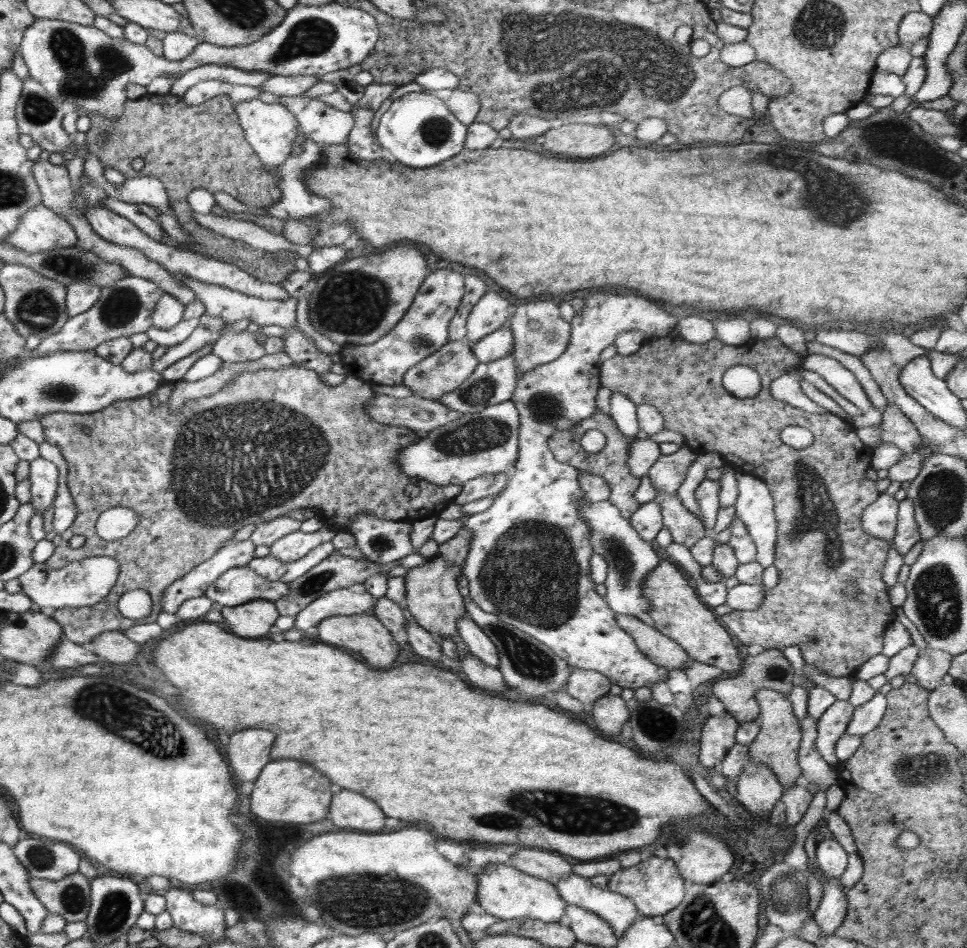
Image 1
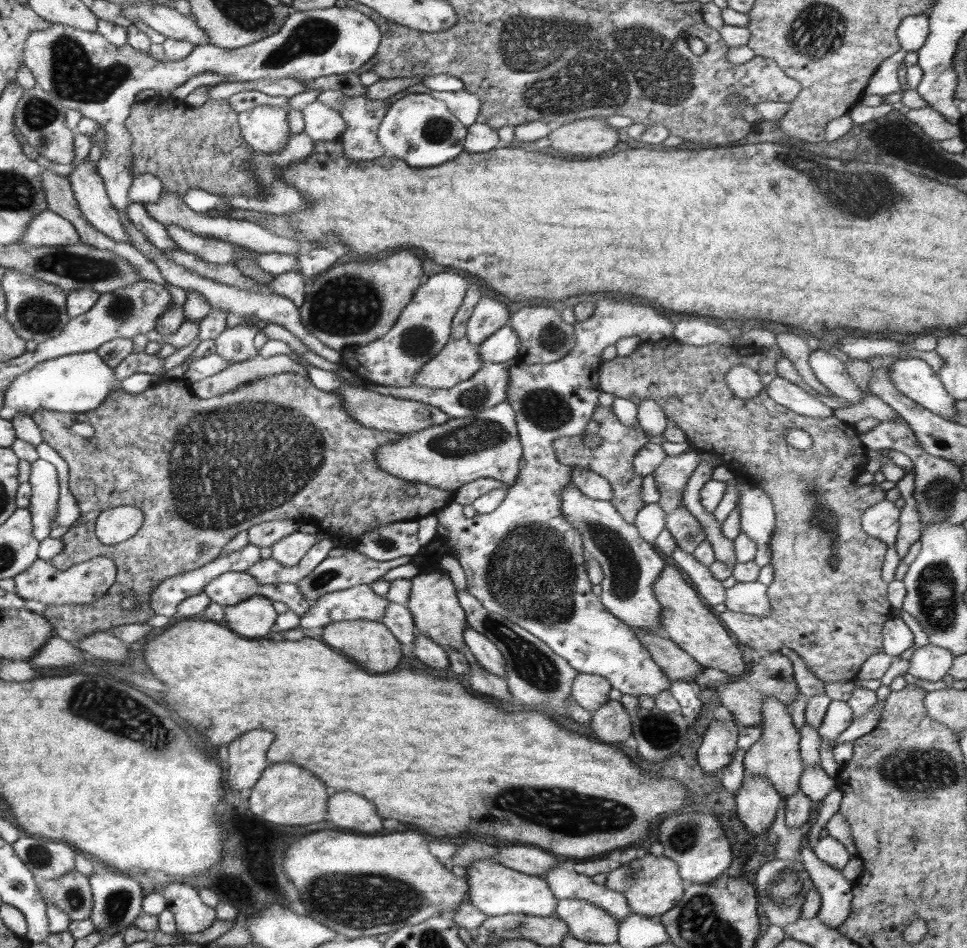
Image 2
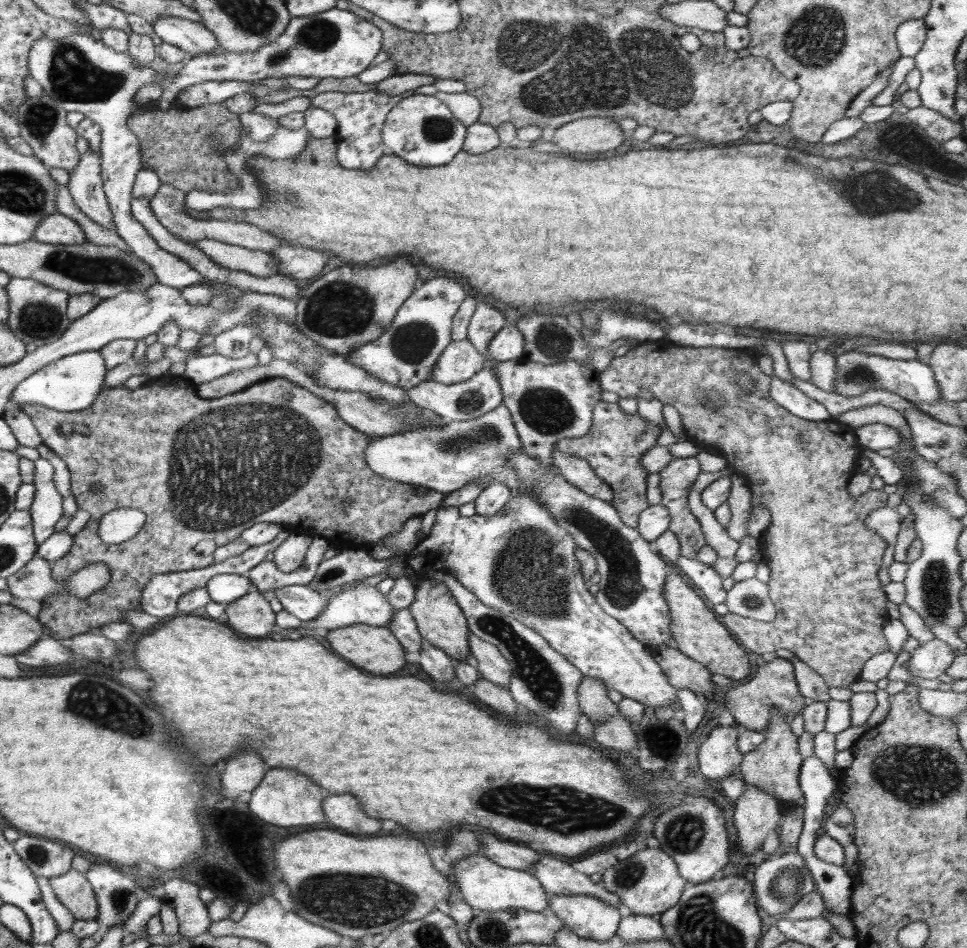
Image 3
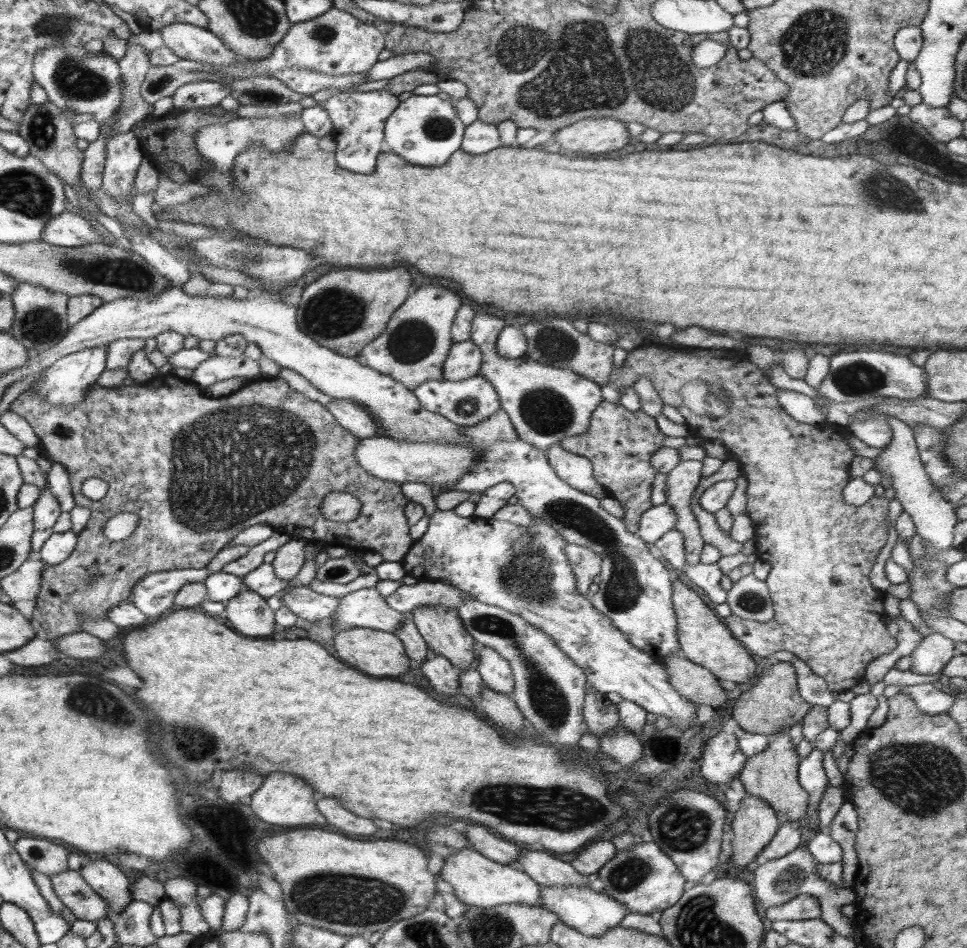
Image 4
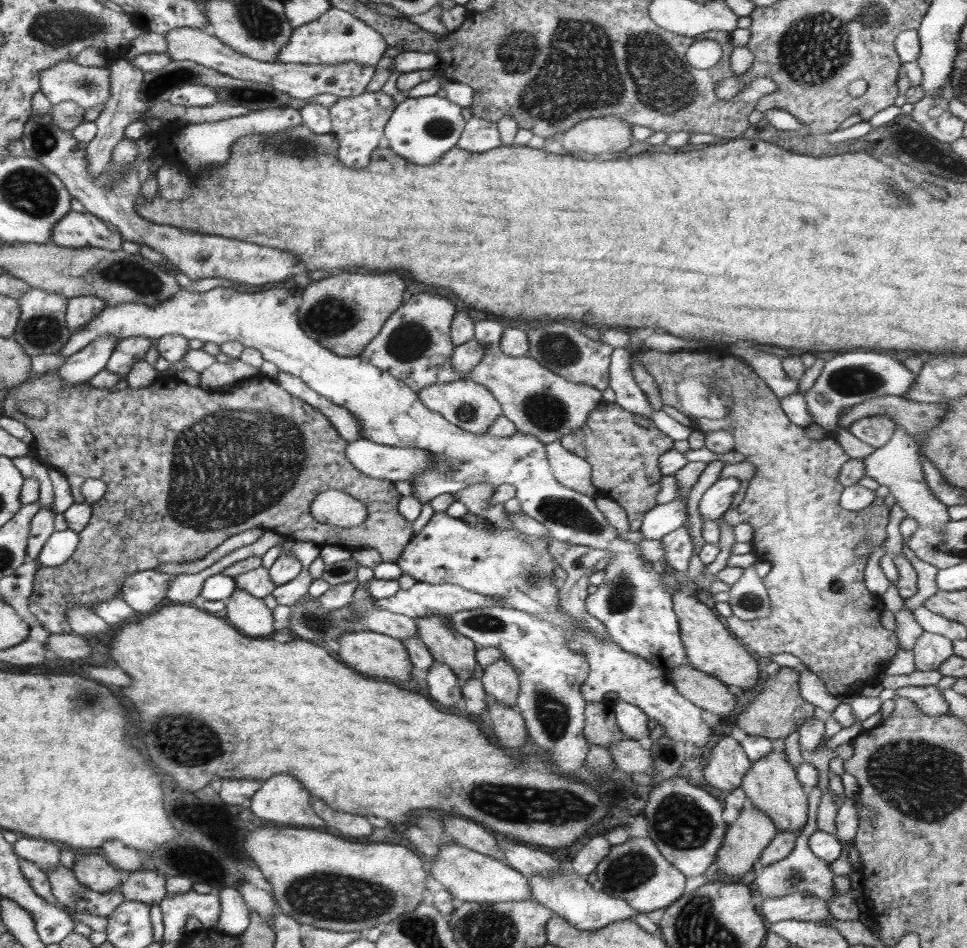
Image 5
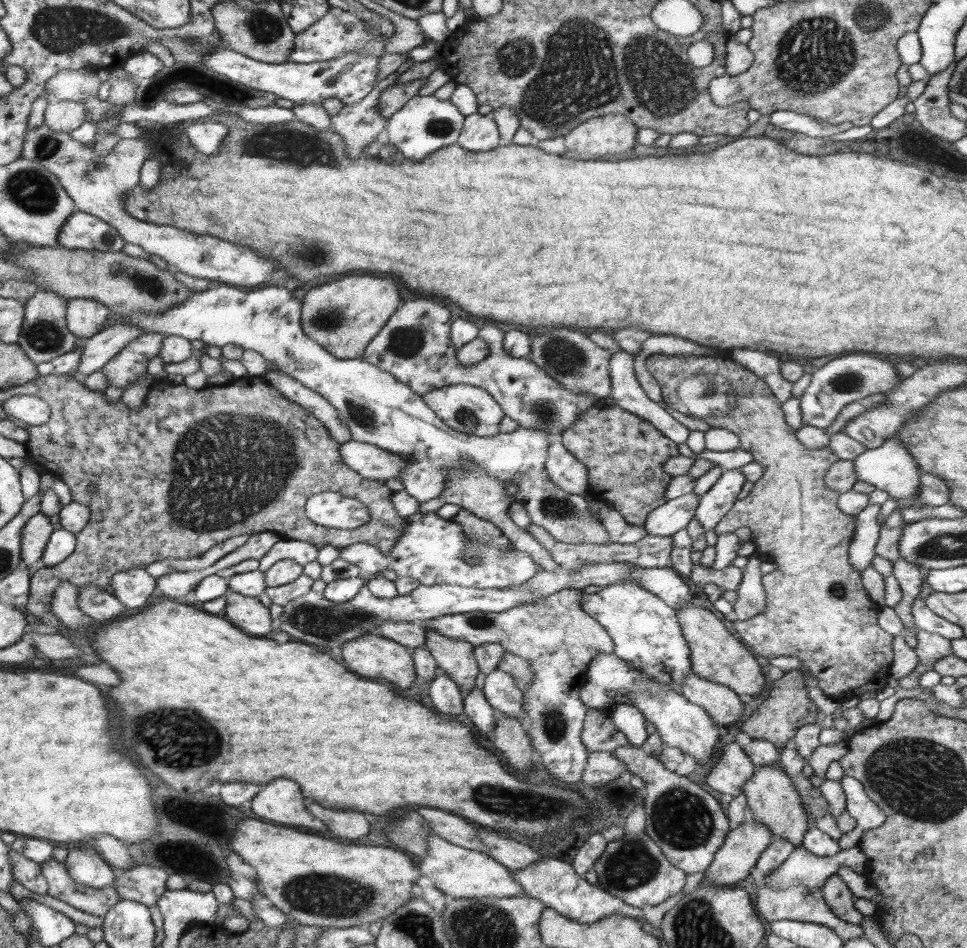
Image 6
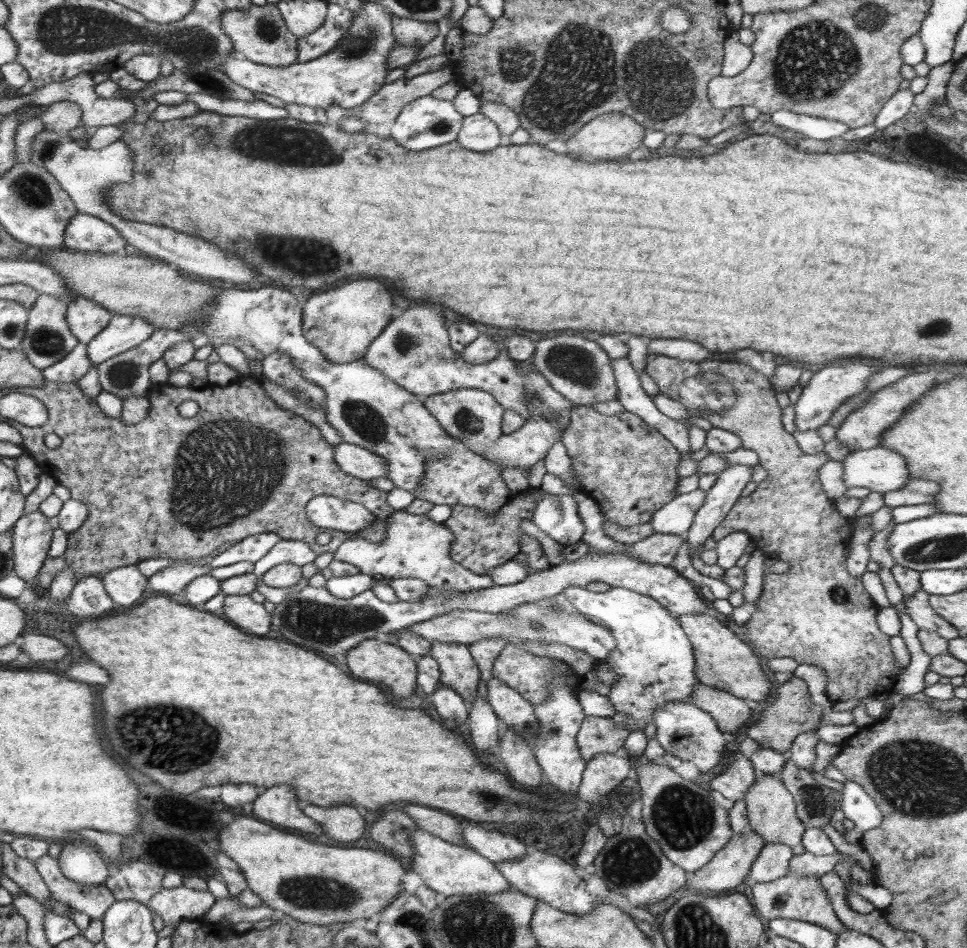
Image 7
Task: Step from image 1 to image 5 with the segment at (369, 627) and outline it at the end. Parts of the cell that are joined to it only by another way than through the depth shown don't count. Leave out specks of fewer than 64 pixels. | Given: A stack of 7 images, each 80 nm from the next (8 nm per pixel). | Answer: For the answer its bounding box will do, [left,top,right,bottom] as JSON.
[338,629,412,682]

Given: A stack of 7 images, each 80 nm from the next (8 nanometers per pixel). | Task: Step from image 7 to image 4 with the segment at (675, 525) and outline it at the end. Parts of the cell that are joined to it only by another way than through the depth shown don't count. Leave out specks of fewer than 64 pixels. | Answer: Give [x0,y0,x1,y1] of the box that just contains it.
[636,504,676,543]

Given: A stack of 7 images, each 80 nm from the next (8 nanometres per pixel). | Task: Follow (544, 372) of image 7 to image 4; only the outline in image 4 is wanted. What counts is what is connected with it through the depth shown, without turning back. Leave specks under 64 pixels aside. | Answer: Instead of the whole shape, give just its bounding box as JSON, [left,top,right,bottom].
[520,318,620,404]

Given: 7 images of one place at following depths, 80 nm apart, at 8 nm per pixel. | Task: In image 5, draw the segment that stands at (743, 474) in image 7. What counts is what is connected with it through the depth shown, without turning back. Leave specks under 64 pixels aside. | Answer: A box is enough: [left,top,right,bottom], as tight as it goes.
[699,477,739,522]

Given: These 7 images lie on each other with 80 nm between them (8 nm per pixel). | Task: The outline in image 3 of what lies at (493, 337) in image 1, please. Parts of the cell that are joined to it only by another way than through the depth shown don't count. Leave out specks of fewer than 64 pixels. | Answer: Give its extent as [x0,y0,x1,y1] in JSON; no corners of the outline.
[488,321,524,362]

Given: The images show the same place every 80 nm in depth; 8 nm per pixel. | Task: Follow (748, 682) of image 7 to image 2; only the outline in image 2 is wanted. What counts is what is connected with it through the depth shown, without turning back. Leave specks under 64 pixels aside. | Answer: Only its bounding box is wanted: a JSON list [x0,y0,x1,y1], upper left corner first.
[653,562,746,678]

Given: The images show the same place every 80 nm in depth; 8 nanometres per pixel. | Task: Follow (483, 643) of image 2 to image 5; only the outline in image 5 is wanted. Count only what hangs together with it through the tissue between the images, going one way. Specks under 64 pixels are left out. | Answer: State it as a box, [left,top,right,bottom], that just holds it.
[480,658,519,708]

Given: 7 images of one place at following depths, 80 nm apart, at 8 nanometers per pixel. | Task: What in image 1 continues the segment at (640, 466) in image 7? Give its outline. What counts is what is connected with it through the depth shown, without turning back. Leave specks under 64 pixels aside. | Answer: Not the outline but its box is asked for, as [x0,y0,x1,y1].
[547,410,641,521]

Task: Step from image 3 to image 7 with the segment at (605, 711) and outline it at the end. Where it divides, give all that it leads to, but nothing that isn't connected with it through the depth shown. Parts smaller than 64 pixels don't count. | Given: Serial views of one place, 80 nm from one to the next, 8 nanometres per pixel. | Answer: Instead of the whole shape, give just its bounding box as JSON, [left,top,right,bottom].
[576,716,628,763]

